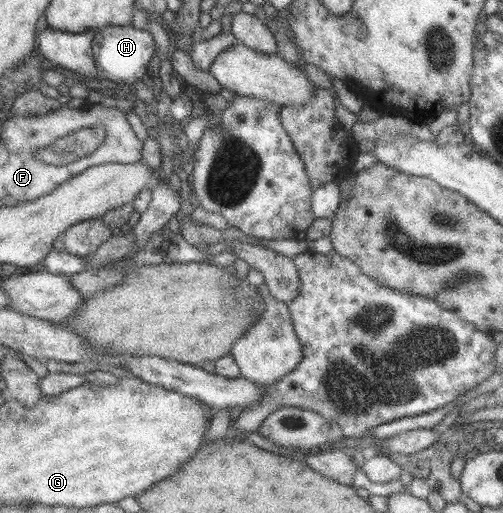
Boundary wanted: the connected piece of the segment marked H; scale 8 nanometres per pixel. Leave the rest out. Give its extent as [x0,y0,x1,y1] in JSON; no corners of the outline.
[93,25,156,82]

